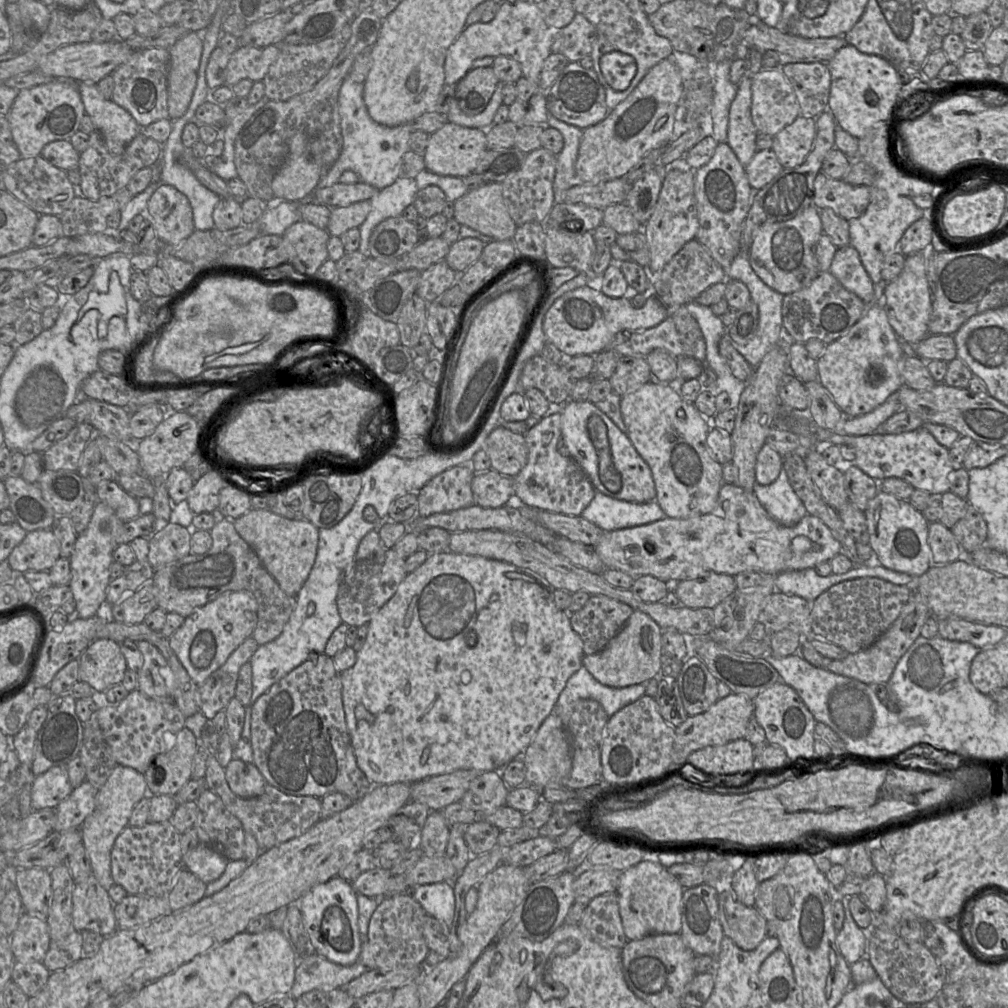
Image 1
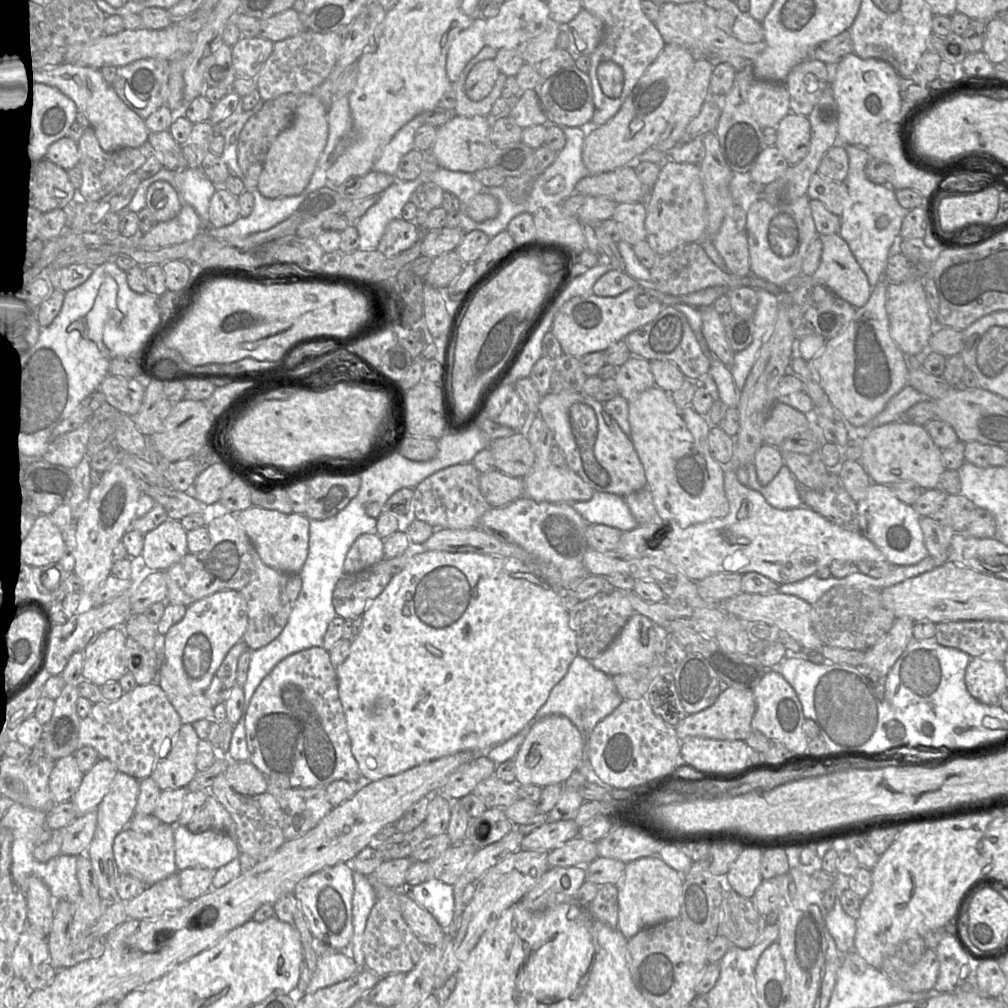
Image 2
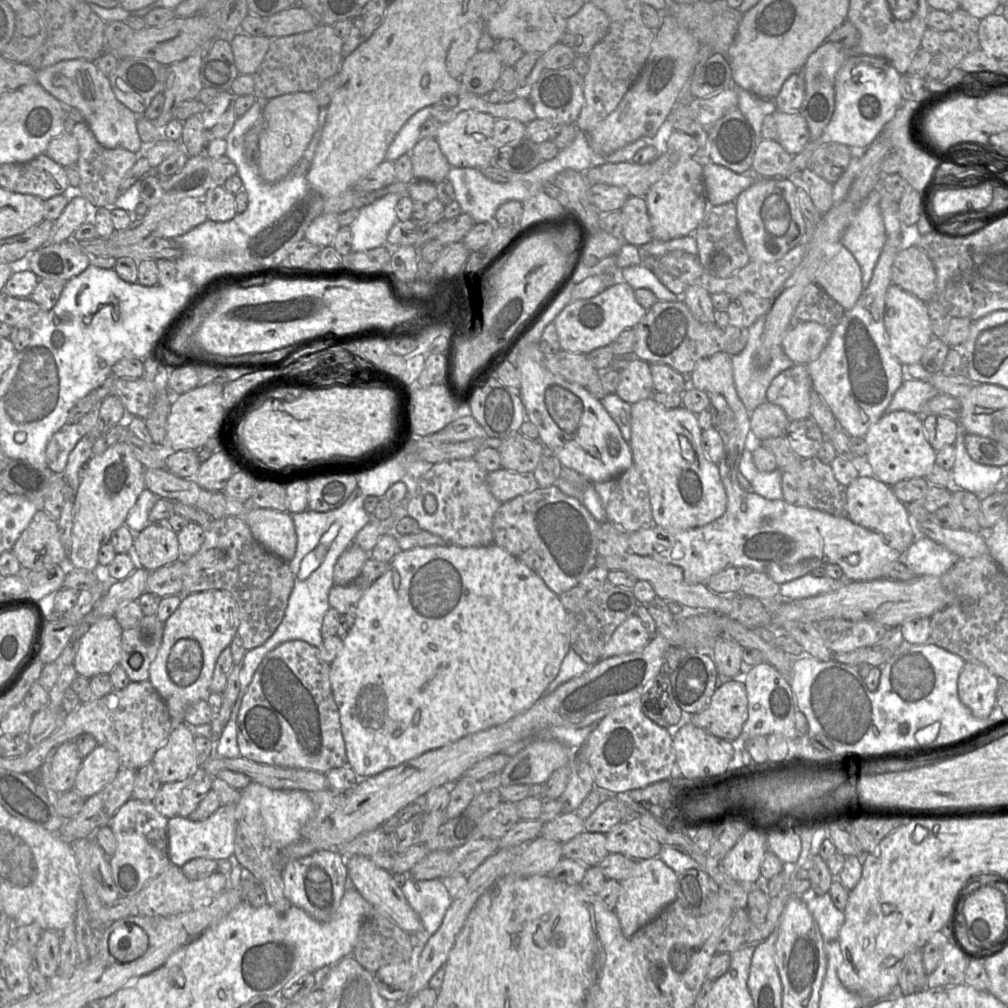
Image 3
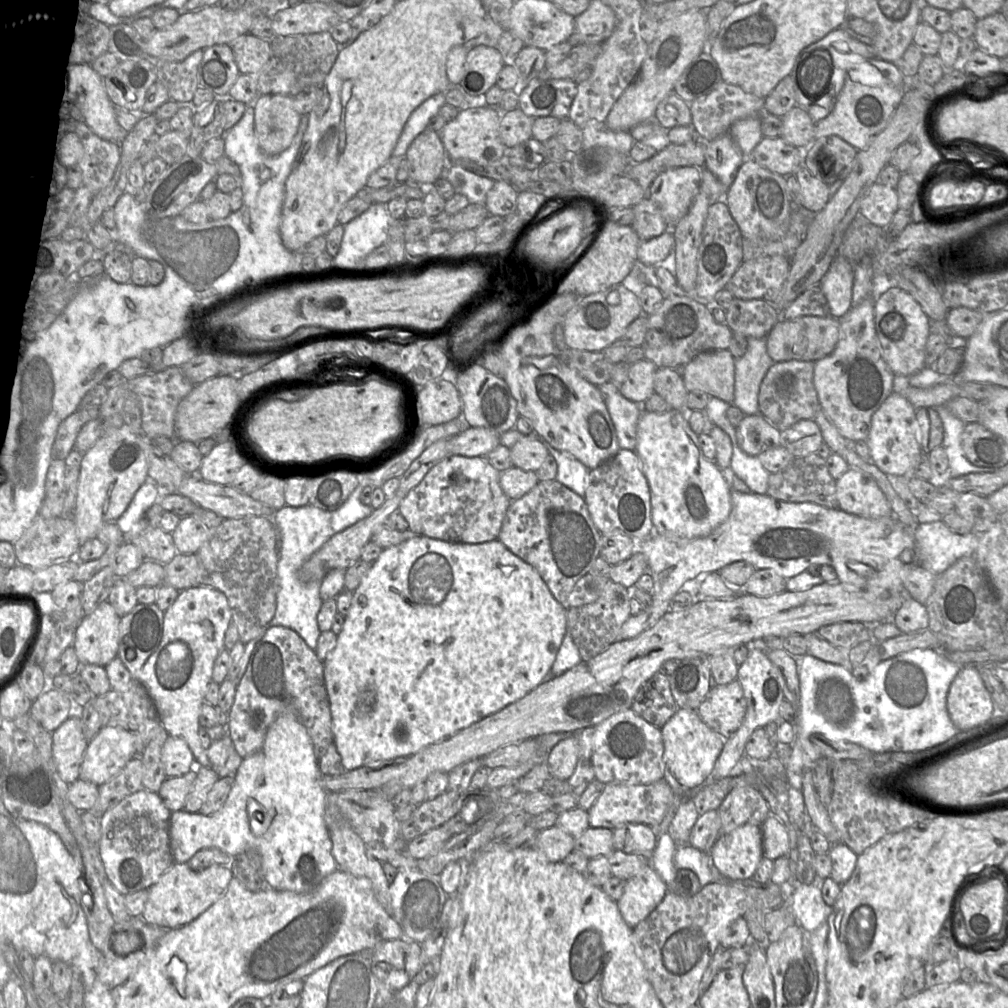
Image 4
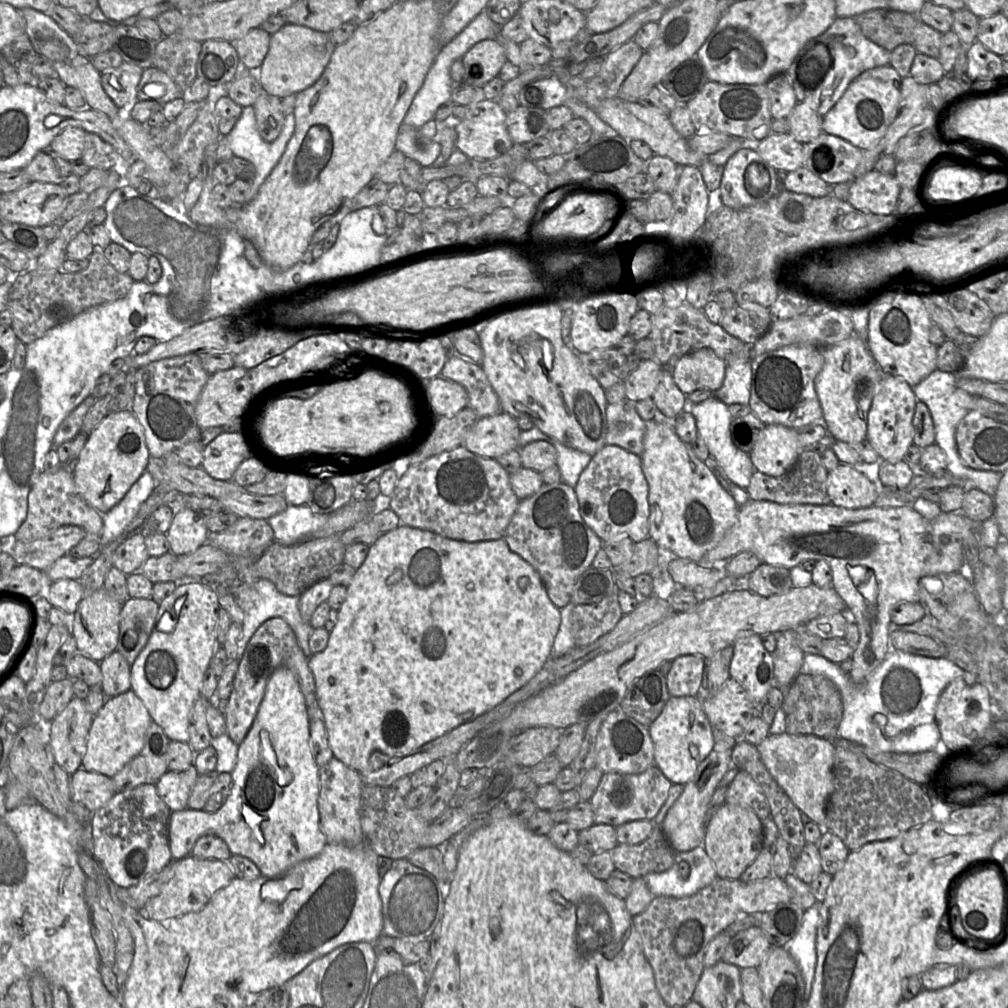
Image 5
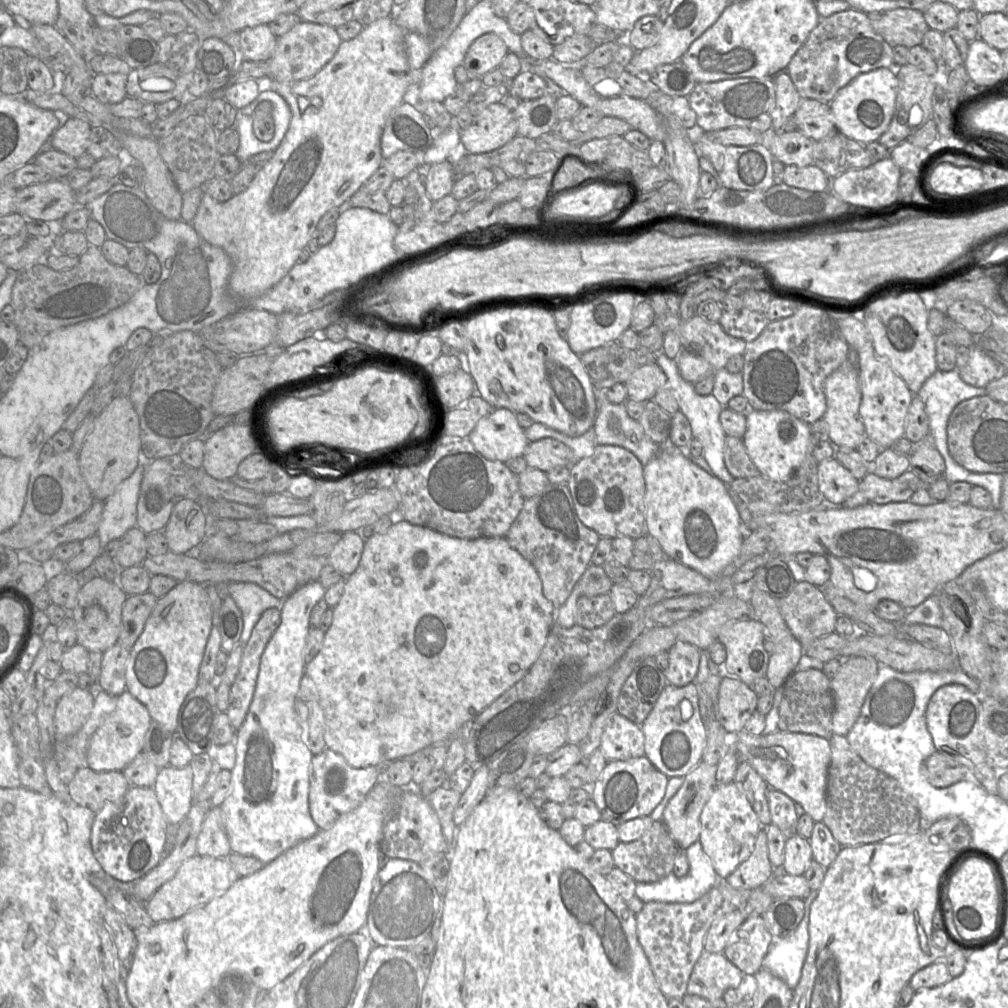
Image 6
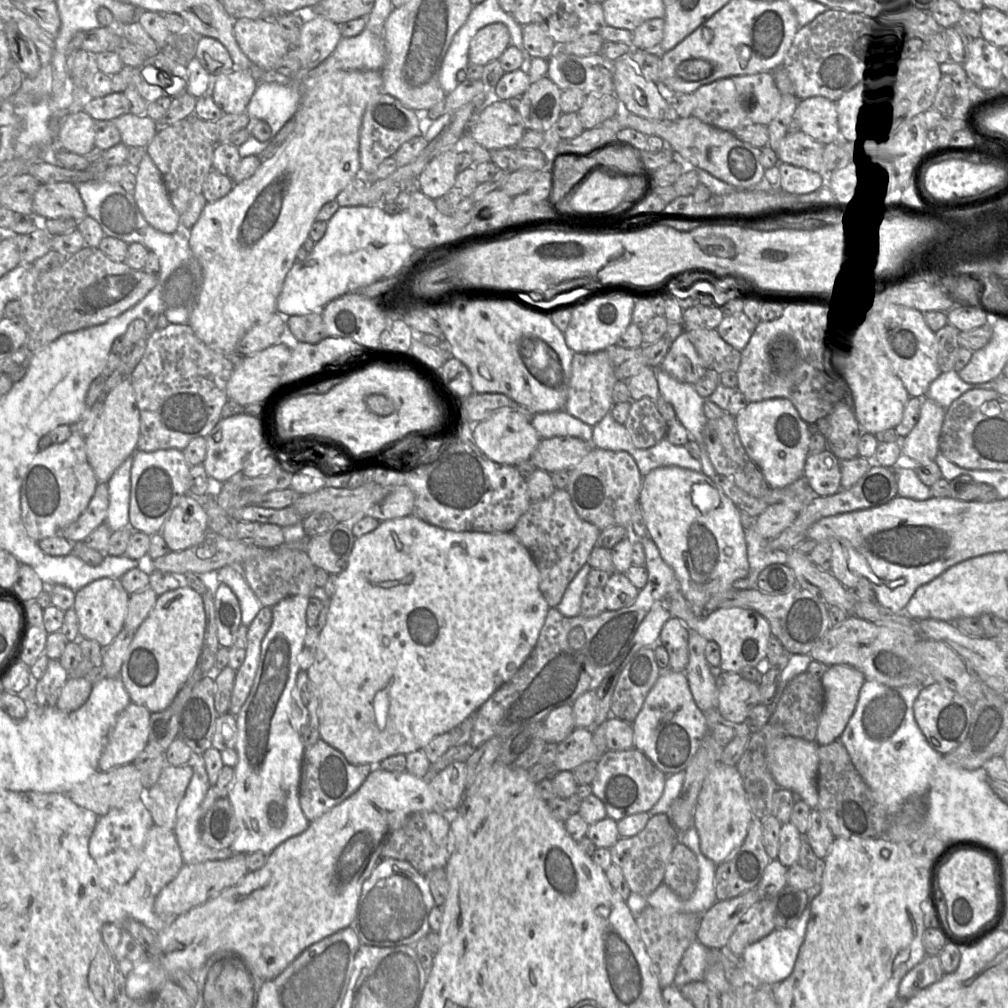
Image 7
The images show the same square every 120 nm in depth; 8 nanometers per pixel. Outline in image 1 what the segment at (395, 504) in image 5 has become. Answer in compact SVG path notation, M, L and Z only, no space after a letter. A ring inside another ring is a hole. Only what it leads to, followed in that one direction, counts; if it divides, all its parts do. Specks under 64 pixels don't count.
M458 465L435 476L417 495L418 516L428 517L473 506L474 475L470 465Z

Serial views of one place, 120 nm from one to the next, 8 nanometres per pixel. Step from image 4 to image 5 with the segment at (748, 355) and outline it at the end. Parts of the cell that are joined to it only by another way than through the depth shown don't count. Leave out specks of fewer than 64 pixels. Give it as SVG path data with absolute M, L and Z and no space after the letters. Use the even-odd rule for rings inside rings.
M750 361L741 365L727 365L722 386L714 392L727 406L731 404L749 405L752 382Z

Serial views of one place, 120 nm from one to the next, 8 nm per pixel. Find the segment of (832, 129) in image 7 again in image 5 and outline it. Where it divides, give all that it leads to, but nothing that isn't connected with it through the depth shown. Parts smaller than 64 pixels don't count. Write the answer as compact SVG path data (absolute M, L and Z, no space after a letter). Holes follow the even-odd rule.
M798 102L788 117L789 134L797 141L807 144L822 133L823 117L807 104Z

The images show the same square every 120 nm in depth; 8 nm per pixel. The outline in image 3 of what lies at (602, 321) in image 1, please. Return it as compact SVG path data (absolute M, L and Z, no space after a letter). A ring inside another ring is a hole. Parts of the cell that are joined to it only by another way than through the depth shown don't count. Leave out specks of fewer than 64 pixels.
M620 280L592 298L569 303L553 322L562 350L587 355L597 348L610 345L625 329L634 328L646 312L637 302L635 290Z

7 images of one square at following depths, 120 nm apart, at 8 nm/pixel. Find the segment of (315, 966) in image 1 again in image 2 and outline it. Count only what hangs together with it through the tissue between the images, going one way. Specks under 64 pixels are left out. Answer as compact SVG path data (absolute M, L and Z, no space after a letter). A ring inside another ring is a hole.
M321 950L317 958L317 967L305 994L345 981L361 971L349 952Z

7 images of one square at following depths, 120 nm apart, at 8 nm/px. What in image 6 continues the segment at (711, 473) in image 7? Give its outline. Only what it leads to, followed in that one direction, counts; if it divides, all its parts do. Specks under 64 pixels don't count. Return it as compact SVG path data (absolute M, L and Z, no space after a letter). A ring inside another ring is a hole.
M663 352L657 354L655 361L666 375L666 387L672 391L678 403L679 411L686 416L690 423L693 438L701 443L703 447L703 458L712 469L713 475L726 485L729 485L733 482L734 477L727 470L723 457L726 434L719 420L723 406L712 394L706 396L697 394L693 384L681 377L676 361L668 358Z

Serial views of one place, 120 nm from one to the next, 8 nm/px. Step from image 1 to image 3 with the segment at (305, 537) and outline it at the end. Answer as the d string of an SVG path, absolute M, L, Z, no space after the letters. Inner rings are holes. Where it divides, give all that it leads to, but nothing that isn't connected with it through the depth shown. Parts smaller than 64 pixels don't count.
M250 507L243 518L254 538L264 549L286 562L293 559L297 535L291 513Z

